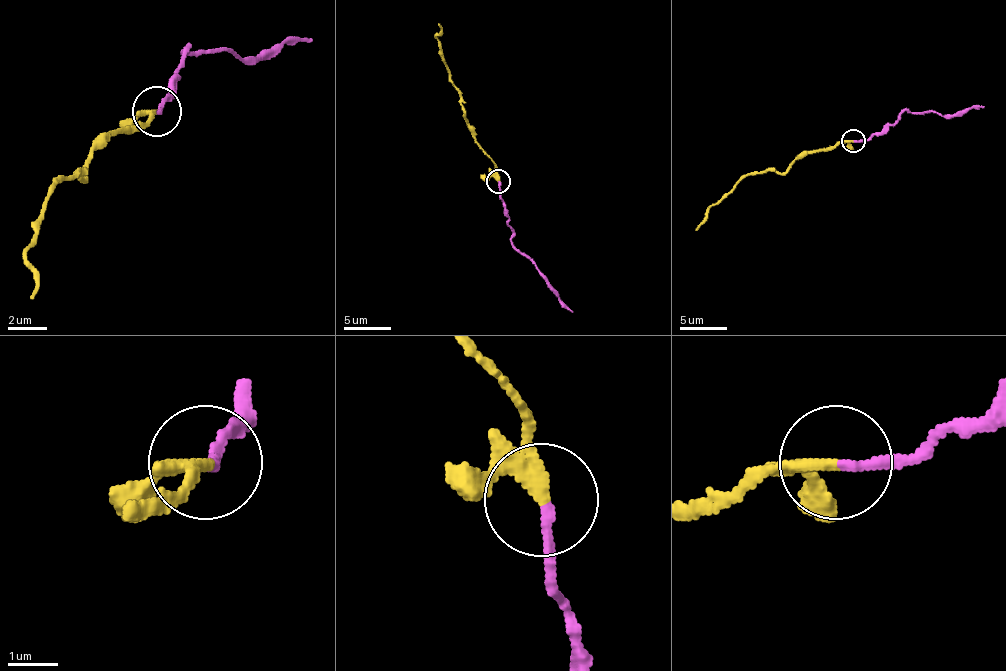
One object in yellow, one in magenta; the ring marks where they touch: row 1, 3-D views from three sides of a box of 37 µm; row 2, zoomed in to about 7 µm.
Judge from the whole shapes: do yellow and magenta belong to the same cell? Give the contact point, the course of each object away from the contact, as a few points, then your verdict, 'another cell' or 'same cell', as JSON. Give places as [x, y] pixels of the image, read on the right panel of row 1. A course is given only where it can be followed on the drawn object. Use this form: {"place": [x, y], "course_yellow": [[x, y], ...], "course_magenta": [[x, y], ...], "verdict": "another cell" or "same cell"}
{"place": [853, 140], "course_yellow": [[854, 141], [804, 153], [785, 172], [764, 169], [745, 174], [710, 207], [696, 230]], "course_magenta": [[854, 141], [882, 134], [910, 110], [962, 115], [974, 106], [983, 106]], "verdict": "another cell"}

